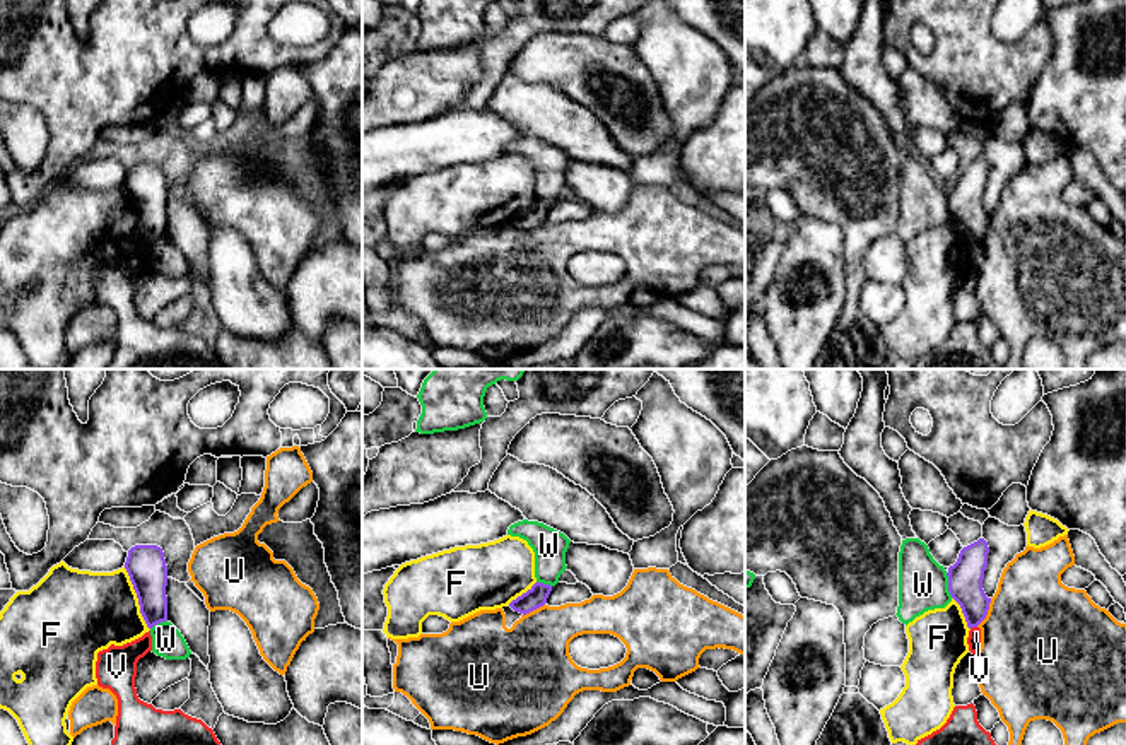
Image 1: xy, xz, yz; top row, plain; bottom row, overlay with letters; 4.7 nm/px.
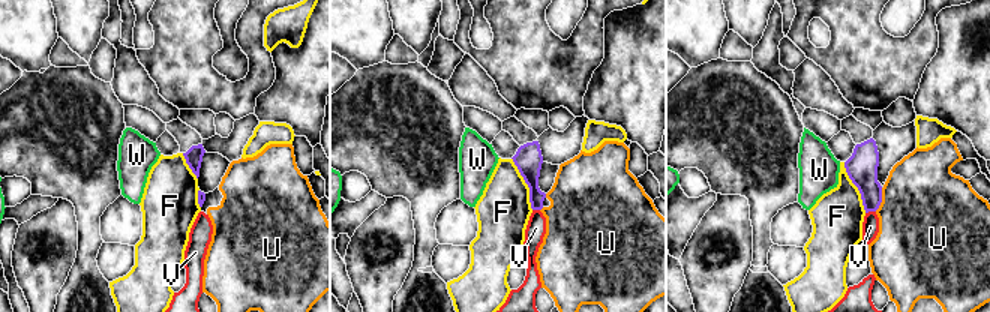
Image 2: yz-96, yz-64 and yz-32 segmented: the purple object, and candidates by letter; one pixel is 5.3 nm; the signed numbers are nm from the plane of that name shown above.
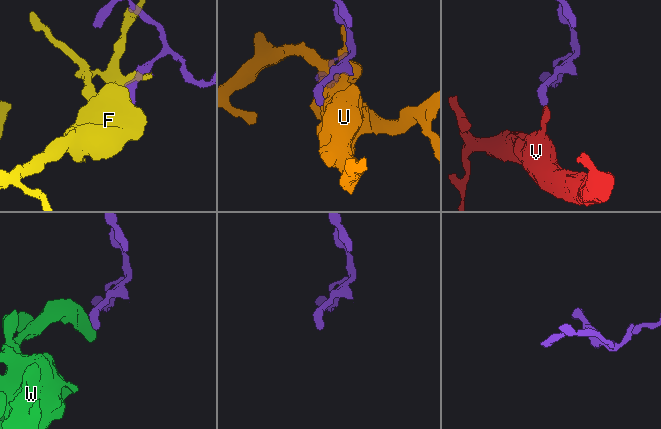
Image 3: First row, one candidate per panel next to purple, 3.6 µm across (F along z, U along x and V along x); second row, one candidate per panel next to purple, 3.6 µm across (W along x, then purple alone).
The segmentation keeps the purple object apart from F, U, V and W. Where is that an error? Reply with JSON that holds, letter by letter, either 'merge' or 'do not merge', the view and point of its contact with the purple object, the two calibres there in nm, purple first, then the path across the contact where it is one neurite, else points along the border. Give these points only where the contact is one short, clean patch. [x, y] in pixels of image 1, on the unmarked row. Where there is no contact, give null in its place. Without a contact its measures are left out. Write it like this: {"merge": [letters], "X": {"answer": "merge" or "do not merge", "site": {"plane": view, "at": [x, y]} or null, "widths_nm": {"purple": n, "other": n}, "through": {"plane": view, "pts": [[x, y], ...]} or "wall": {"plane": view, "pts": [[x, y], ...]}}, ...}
{"merge": [], "F": {"answer": "do not merge", "site": {"plane": "xy", "at": [137, 214]}, "widths_nm": {"purple": 190, "other": 380}}, "U": {"answer": "do not merge", "site": {"plane": "yz", "at": [986, 229]}, "widths_nm": {"purple": 160, "other": 500}}, "V": {"answer": "do not merge", "site": {"plane": "yz", "at": [973, 243]}, "widths_nm": {"purple": 160, "other": 60}, "wall": {"plane": "yz", "pts": [[976, 243], [971, 246]]}}, "W": {"answer": "do not merge", "site": {"plane": "yz", "at": [949, 202]}, "widths_nm": {"purple": 160, "other": 240}, "wall": {"plane": "yz", "pts": [[945, 190], [952, 214]]}}}

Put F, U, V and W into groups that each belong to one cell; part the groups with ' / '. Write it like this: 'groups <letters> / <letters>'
groups F / U / V / W

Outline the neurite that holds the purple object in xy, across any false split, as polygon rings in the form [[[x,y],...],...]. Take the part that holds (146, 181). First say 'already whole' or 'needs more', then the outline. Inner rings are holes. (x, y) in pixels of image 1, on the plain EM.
already whole; [[[135,162],[128,167],[125,186],[138,215],[149,246],[167,238],[167,183],[157,162]]]

